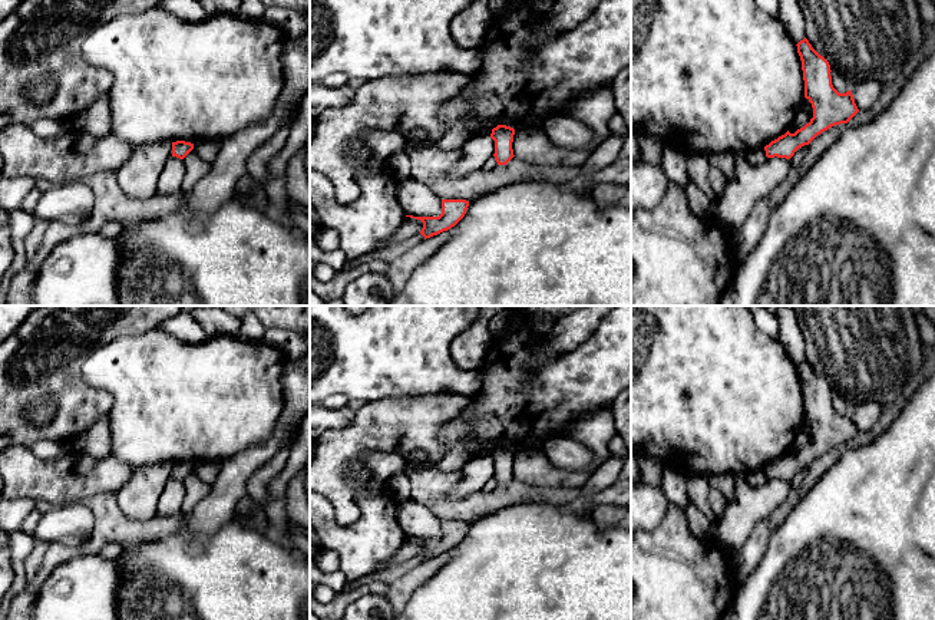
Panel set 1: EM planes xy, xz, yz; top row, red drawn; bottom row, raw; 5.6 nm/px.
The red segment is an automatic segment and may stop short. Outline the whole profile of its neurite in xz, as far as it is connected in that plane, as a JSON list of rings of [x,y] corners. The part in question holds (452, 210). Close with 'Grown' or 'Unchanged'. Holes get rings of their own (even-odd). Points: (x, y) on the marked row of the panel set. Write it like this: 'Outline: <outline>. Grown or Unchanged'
Outline: [[[442,199],[442,214],[439,217],[406,217],[423,222],[420,234],[426,240],[455,227],[465,217],[468,207],[469,201],[466,199]]]. Unchanged

